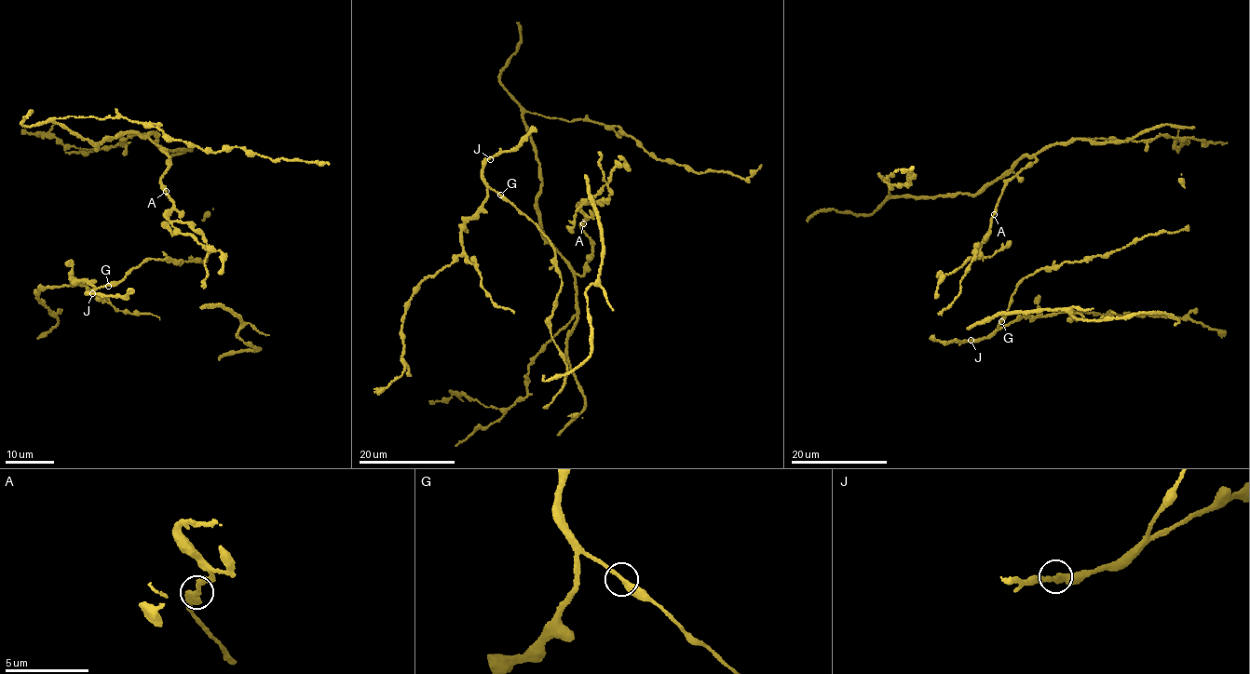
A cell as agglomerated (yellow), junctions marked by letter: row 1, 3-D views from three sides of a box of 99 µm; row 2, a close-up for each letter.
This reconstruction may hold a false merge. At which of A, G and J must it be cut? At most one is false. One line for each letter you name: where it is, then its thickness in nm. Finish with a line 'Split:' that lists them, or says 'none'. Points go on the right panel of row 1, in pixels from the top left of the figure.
Split: none

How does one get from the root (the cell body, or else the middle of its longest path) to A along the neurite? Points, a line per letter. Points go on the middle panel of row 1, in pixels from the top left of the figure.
A: (588, 260), (592, 245), (581, 228), (583, 222)

